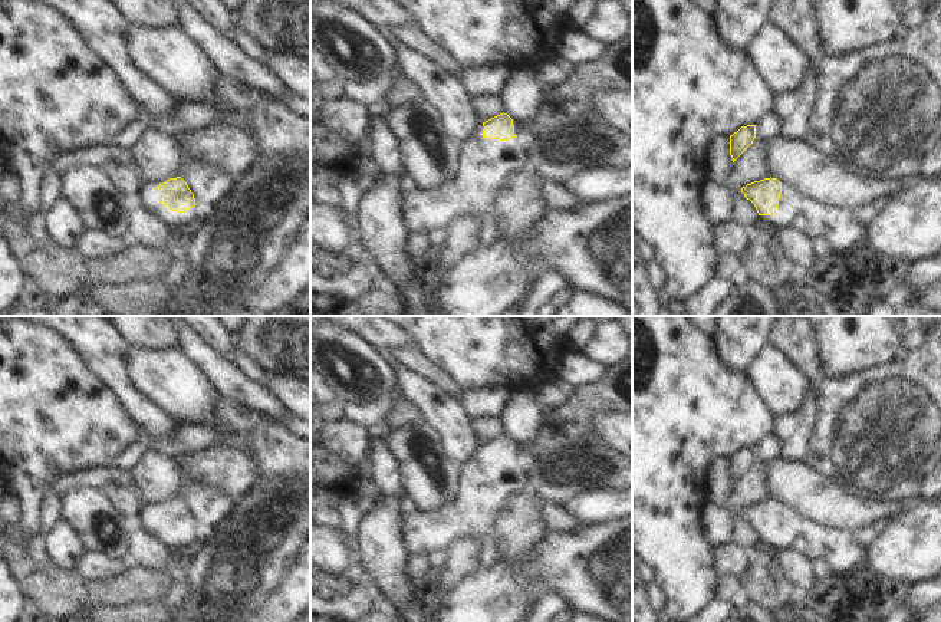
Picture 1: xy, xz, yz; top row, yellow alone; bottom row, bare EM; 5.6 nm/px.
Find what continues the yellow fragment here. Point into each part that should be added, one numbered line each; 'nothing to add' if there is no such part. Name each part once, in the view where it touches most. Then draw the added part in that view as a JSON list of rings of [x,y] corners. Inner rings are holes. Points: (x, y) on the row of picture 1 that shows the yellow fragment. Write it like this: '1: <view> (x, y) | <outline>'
1: xy (173, 219) | [[[158,185],[155,187],[151,187],[145,195],[144,195],[155,208],[158,208],[164,215],[165,215],[165,223],[170,226],[170,227],[177,227],[180,224],[184,224],[187,223],[187,218],[190,215],[194,215],[195,214],[195,210],[197,210],[197,205],[193,207],[193,208],[188,208],[185,213],[178,213],[178,211],[172,211],[170,210],[167,205],[164,205],[161,201],[159,201],[159,190],[158,190]]]

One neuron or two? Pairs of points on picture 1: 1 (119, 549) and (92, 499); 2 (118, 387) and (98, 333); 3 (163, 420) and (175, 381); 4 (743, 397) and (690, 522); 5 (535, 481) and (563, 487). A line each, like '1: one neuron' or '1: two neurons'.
1: one neuron
2: one neuron
3: two neurons
4: one neuron
5: one neuron

